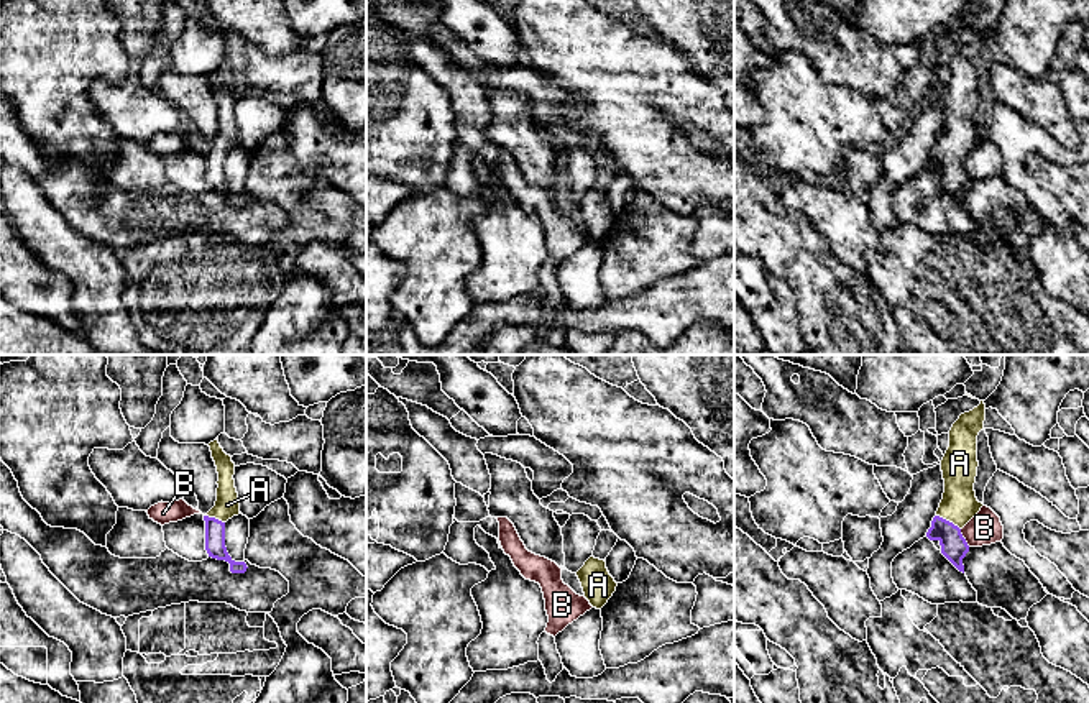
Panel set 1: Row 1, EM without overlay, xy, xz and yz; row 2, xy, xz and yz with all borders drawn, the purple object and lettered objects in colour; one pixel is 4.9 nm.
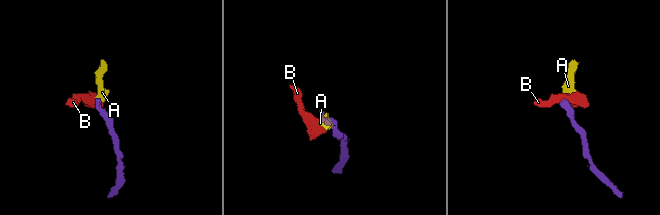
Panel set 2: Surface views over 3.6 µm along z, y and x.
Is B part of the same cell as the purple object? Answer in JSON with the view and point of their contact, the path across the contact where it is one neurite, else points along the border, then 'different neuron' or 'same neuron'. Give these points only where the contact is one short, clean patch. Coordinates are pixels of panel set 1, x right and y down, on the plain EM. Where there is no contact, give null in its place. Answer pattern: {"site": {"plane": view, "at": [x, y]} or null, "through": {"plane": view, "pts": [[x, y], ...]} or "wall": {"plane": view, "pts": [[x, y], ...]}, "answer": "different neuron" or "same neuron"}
{"site": {"plane": "yz", "at": [963, 170]}, "wall": {"plane": "yz", "pts": [[960, 161], [969, 178]]}, "answer": "different neuron"}

